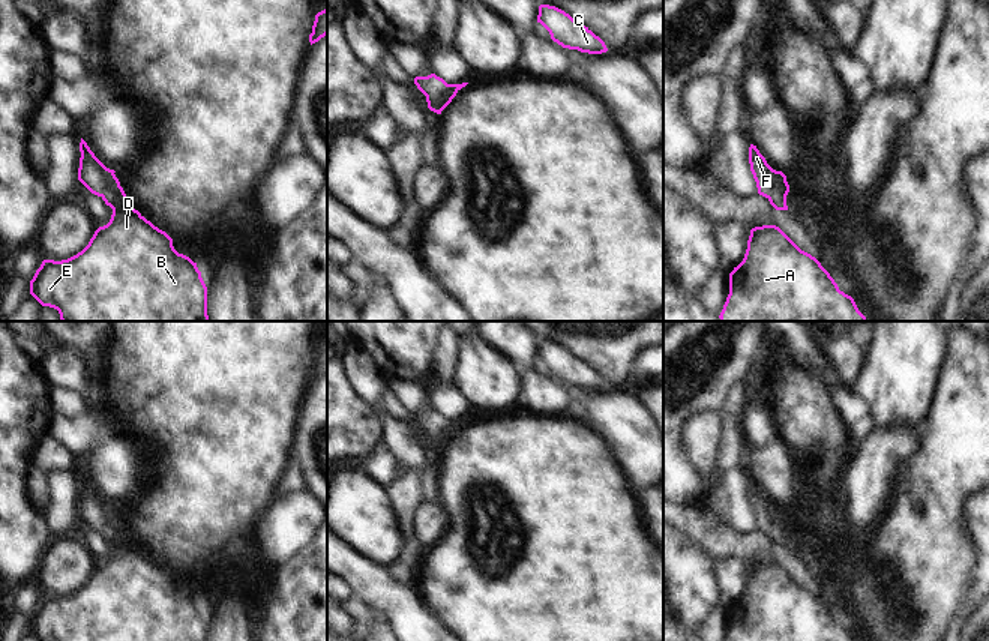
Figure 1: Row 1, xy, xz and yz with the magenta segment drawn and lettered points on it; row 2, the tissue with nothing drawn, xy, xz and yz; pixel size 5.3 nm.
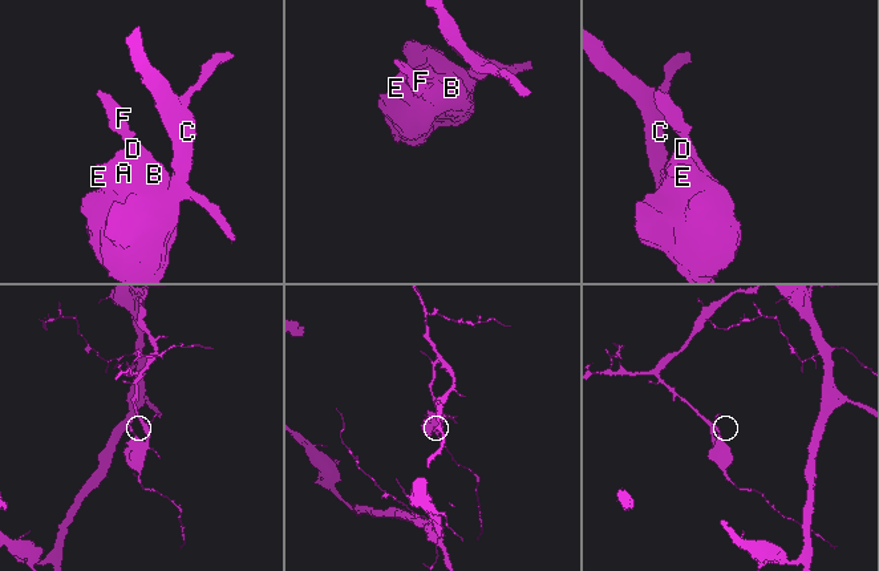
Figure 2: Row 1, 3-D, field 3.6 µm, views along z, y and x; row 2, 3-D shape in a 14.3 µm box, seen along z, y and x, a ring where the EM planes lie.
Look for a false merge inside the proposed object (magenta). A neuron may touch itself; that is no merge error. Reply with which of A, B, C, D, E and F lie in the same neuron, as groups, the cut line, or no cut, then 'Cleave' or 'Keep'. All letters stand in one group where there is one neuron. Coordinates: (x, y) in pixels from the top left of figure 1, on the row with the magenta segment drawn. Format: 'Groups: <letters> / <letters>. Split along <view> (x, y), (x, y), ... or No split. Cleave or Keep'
Groups: A B C D E F. No split. Keep

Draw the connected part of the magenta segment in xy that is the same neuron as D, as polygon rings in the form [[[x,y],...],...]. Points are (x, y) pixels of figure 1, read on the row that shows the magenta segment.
[[[81,138],[78,180],[113,209],[107,225],[99,227],[89,245],[77,255],[54,261],[44,260],[30,281],[30,294],[42,305],[59,311],[62,321],[210,321],[207,287],[189,257],[179,254],[173,239],[126,203],[116,171],[107,168]]]

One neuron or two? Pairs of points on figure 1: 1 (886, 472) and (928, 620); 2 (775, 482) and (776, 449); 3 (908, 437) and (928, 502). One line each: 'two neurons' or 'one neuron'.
1: two neurons
2: one neuron
3: two neurons

